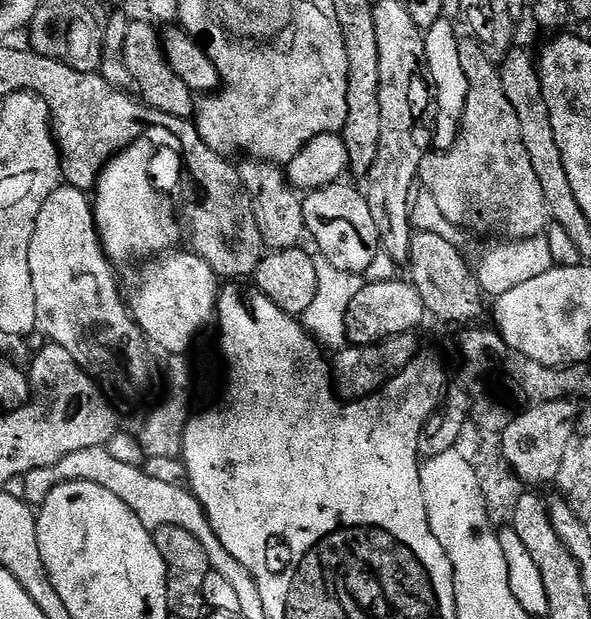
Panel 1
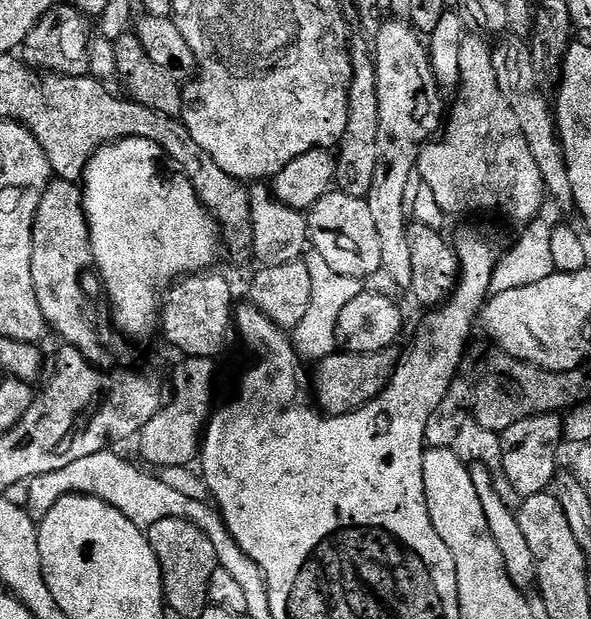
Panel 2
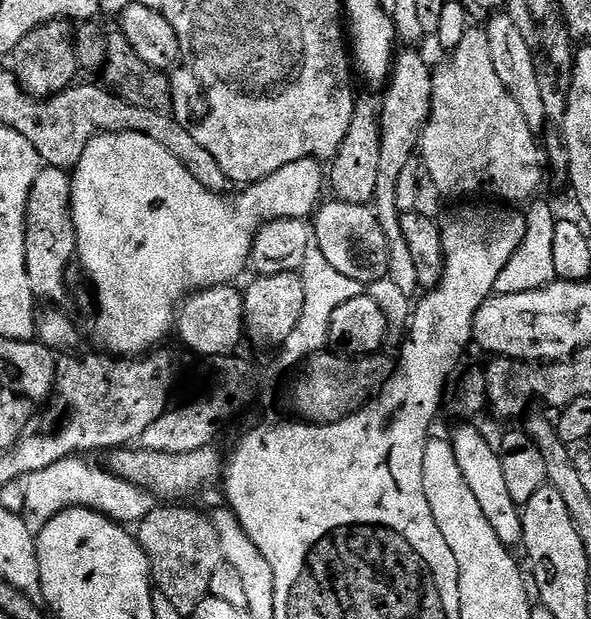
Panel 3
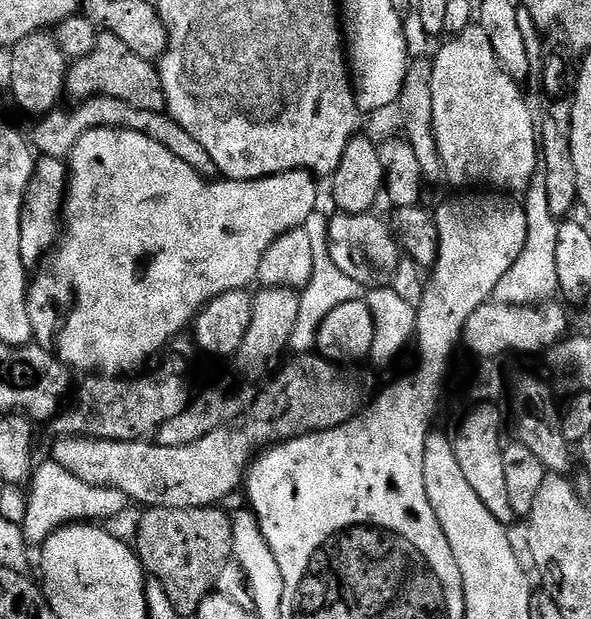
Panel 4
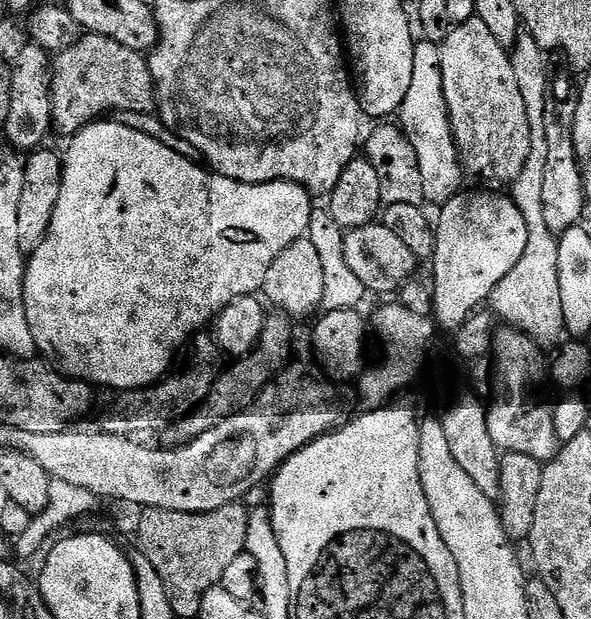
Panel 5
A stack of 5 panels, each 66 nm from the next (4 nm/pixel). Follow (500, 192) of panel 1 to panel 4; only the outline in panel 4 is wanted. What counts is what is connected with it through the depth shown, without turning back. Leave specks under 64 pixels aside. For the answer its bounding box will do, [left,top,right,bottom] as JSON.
[430,26,538,194]

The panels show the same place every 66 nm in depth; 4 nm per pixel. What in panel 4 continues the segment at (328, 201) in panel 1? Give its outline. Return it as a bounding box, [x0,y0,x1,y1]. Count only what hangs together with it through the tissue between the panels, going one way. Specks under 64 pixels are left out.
[328,214,402,289]

